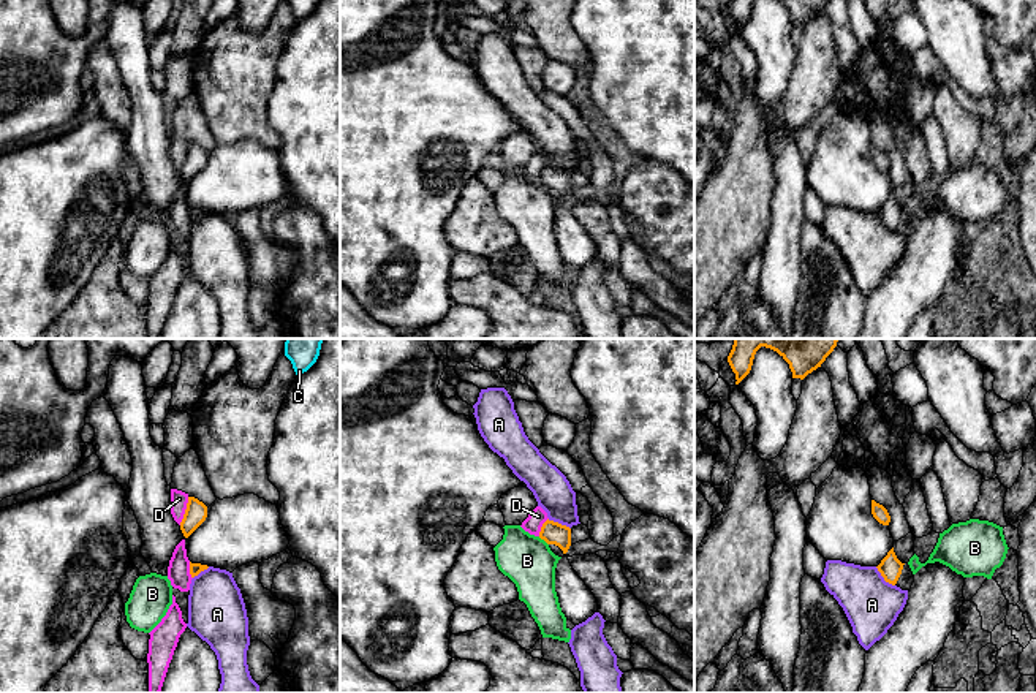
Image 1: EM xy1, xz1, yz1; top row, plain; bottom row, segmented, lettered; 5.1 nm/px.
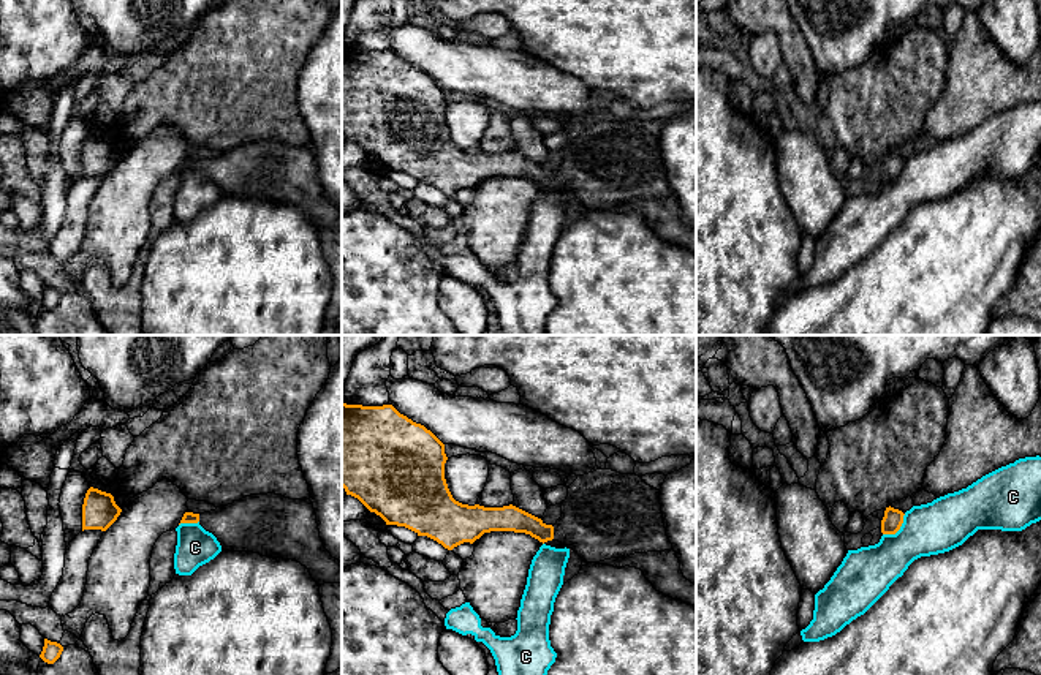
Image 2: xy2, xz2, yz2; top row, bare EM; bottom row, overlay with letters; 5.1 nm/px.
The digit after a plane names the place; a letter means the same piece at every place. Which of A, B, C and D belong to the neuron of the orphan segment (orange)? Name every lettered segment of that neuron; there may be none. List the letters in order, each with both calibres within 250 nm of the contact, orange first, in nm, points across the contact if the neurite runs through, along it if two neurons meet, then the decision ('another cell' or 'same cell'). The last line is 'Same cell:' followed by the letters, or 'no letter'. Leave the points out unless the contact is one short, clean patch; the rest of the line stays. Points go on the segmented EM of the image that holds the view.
A: 110 nm thick on the orange side, 280 nm on the other; border along yz1 (875, 567), (894, 586); another cell
B: 110 nm thick on the orange side, 260 nm on the other; border along xz1 (538, 537), (548, 545); another cell
C: 100 nm thick on the orange side, 260 nm on the other; border along yz2 (905, 514), (894, 533), (883, 535); another cell
D: 110 nm thick on the orange side, 90 nm on the other; border along xy1 (189, 497), (179, 524); another cell
Same cell: no letter

